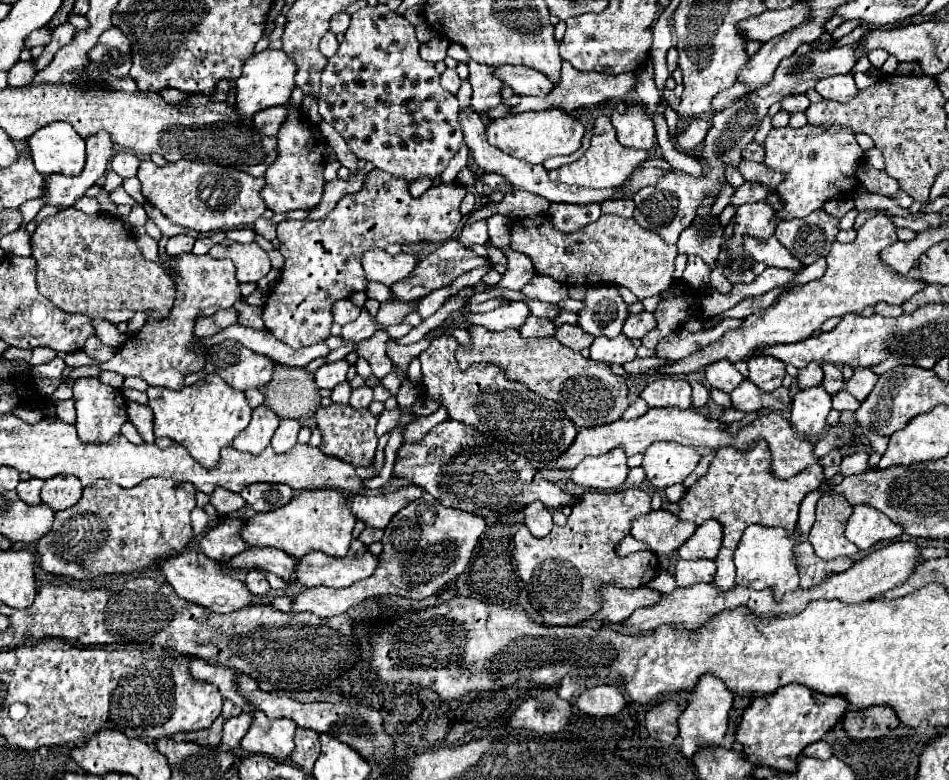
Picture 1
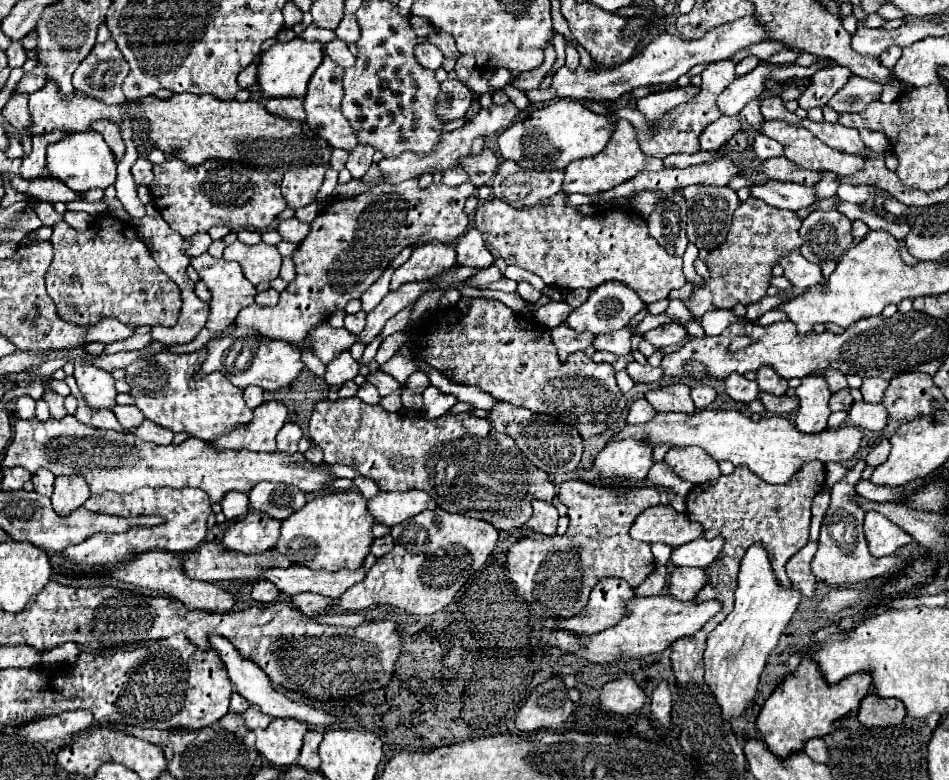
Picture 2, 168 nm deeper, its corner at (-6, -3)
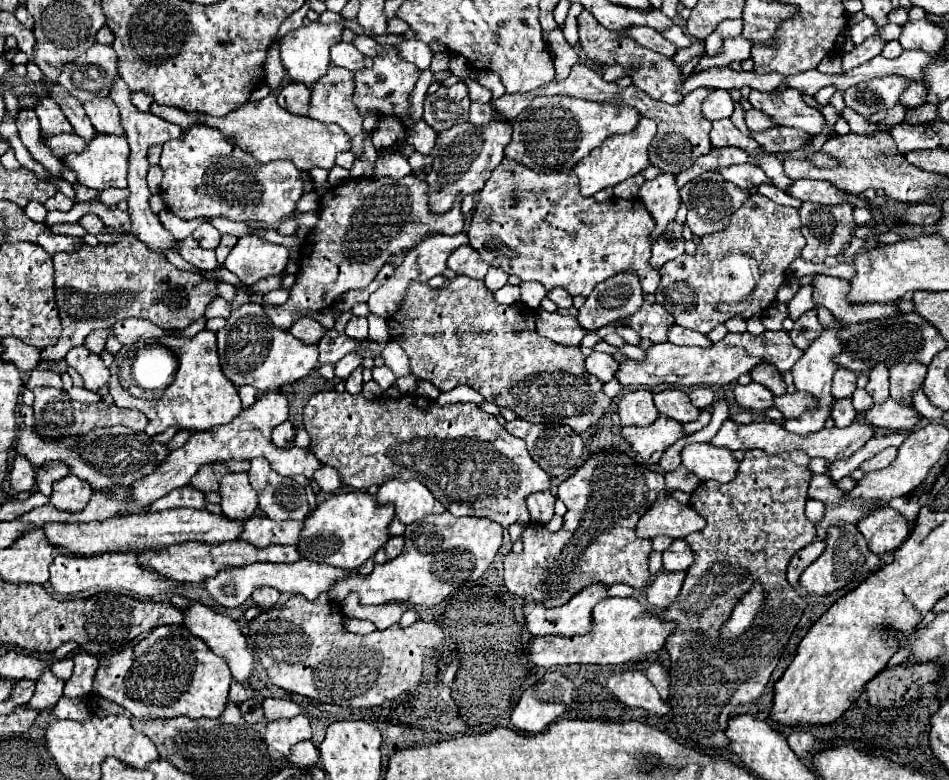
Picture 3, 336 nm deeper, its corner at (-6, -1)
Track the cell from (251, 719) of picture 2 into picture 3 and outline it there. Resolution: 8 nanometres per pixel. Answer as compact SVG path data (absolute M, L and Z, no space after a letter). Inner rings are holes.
M262 699L262 709L264 709L264 717L268 721L290 719L300 713L300 707L296 703L284 701L284 699Z

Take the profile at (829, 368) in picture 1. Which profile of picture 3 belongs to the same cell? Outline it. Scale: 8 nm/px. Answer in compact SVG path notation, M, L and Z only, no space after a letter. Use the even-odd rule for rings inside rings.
M846 397L846 399L836 399L830 417L834 419L834 423L836 423L838 427L850 425L850 423L854 421L854 417L856 417L856 409L854 409L854 405L852 405L852 399L850 399L850 397Z

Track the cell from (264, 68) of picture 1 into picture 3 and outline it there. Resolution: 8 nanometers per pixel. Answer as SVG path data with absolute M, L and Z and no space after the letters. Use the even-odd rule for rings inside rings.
M310 23L310 25L302 25L296 31L290 31L286 37L280 39L280 61L282 67L286 71L286 75L294 81L294 83L304 83L304 85L312 85L318 81L318 77L322 77L330 65L330 47L340 41L342 35L342 25L338 23Z

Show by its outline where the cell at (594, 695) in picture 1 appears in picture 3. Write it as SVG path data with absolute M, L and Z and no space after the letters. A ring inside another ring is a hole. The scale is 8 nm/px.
M624 671L608 679L610 693L628 707L648 709L652 713L664 715L670 711L670 705L660 699L656 687L648 681L642 671Z

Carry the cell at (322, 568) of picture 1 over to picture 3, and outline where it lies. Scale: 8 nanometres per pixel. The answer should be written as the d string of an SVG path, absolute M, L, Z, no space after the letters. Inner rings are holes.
M298 559L294 563L252 563L248 567L232 567L232 569L222 569L214 579L206 583L208 593L214 597L216 603L224 607L238 607L242 605L256 587L268 585L278 589L280 593L292 593L292 595L304 595L308 601L318 599L322 593L328 593L336 581L350 577L346 569L338 569L332 565L320 565L308 559Z

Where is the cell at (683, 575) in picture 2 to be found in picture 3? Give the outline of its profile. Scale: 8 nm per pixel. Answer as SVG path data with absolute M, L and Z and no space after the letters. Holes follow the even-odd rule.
M662 571L662 573L658 573L658 577L648 587L648 593L646 593L648 603L658 607L658 609L668 607L676 599L676 595L680 593L684 577L686 577L684 571Z

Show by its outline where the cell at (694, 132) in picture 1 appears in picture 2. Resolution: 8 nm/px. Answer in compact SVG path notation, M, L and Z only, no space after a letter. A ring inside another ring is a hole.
M722 115L718 121L710 123L700 135L700 147L704 151L718 151L726 145L734 133L742 129L742 115Z

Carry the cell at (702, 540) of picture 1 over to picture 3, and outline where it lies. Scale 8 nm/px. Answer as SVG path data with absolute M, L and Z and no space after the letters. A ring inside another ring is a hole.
M676 539L662 553L662 563L666 571L686 571L694 563L694 551L684 539Z

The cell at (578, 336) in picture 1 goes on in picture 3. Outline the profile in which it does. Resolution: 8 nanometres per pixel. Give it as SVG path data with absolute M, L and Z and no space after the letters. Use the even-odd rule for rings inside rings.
M538 309L536 331L558 345L572 345L572 347L578 347L586 335L586 331L580 329L576 317L548 313L544 309Z

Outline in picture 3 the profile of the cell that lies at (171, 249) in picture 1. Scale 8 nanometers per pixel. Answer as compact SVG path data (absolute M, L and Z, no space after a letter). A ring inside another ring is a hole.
M204 223L194 231L194 239L200 243L202 249L216 249L220 241L220 231L214 229L210 223Z

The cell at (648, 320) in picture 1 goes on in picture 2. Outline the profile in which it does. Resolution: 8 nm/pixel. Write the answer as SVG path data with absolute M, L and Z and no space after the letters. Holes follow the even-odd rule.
M662 325L662 327L656 327L648 333L642 335L648 343L652 343L654 347L668 347L668 345L678 345L684 337L686 337L686 329L682 325Z

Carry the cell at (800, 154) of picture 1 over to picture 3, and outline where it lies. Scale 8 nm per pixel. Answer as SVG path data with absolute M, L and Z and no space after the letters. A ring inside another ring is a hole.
M786 89L782 93L752 91L748 101L754 109L762 109L784 127L796 127L810 135L820 135L826 127L822 111L808 107L796 89Z

